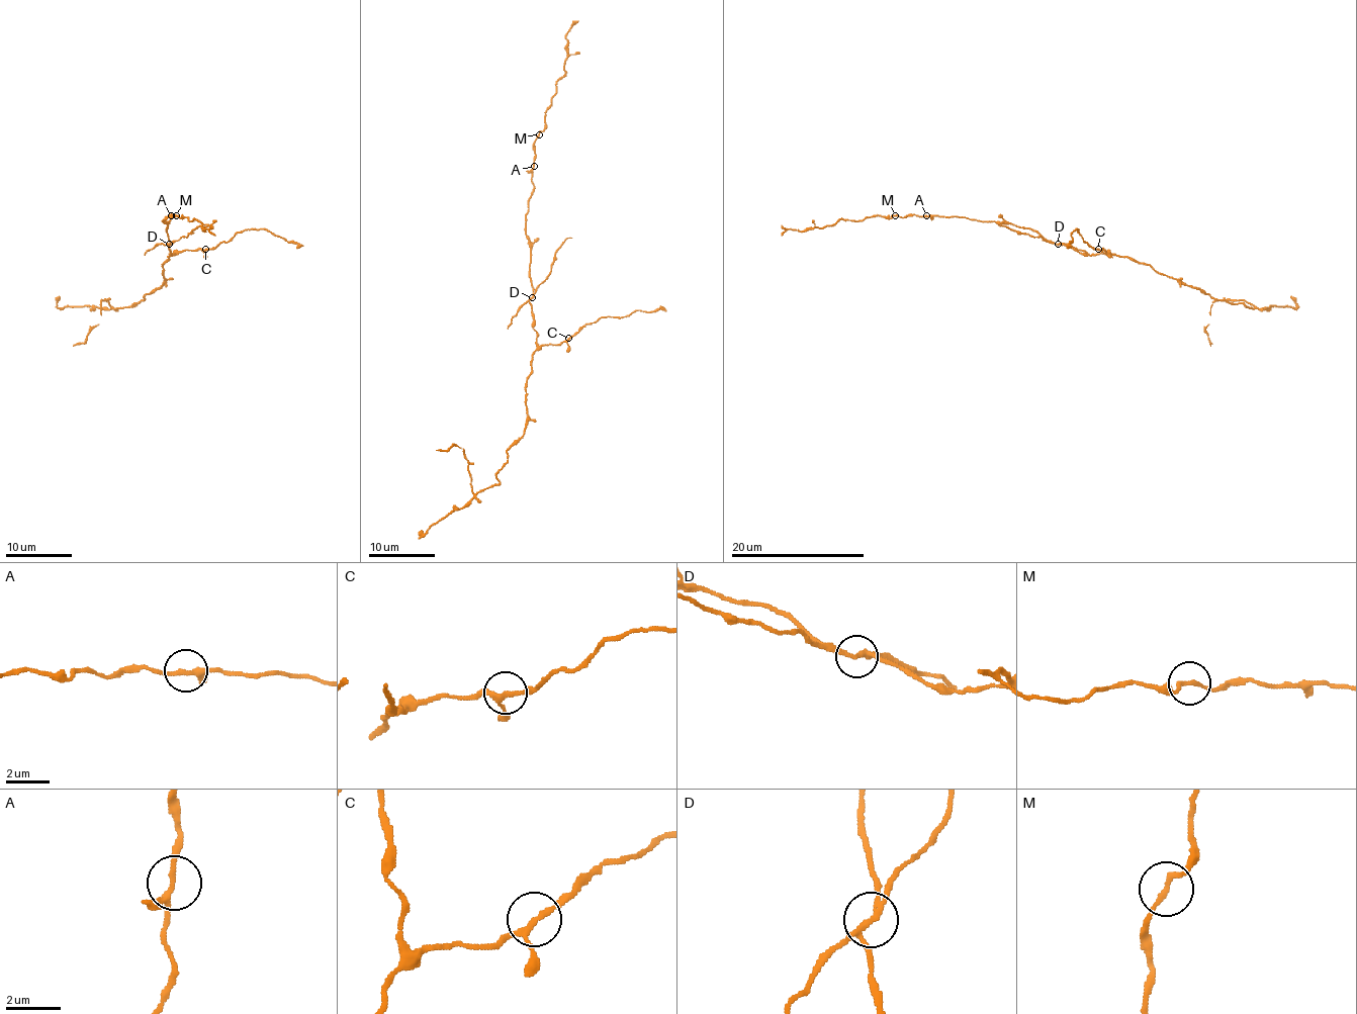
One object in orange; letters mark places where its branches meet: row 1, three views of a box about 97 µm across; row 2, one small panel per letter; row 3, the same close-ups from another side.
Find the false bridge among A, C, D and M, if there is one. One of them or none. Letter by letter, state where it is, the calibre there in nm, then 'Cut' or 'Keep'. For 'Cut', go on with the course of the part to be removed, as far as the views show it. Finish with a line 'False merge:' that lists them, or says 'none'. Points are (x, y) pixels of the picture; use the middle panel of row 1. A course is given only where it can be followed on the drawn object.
A: Place: (534, 166). Thickness 180 nm. Keep
C: Place: (568, 338). Thickness 170 nm. Keep
D: Place: (532, 297). Thickness 180 nm. Cut. Course of the part to remove: (532, 298), (535, 288), (550, 271), (557, 248), (567, 238), (572, 238)
M: Place: (539, 134). Thickness 180 nm. Keep
False merge: D

